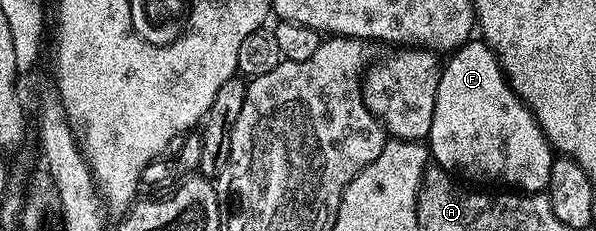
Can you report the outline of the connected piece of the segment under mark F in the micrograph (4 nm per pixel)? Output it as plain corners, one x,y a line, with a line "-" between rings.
472,39
454,50
447,60
440,70
437,103
433,103
433,123
426,138
430,160
438,168
467,183
488,181
491,184
488,186
510,187
520,193
544,192
551,184
551,168
556,154
531,114
531,108
511,90
499,58
485,41

